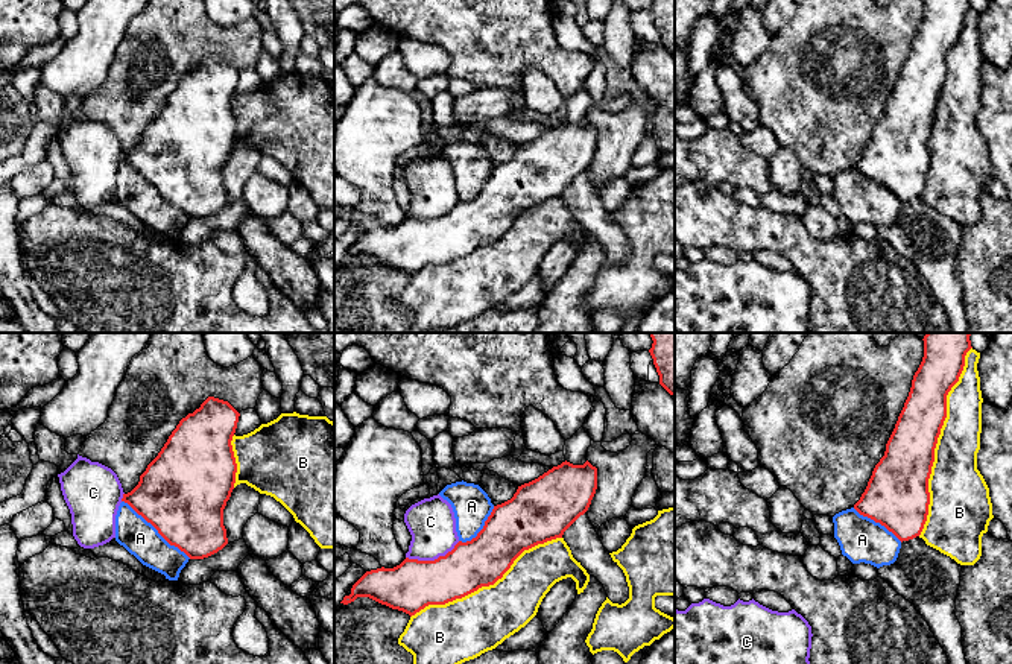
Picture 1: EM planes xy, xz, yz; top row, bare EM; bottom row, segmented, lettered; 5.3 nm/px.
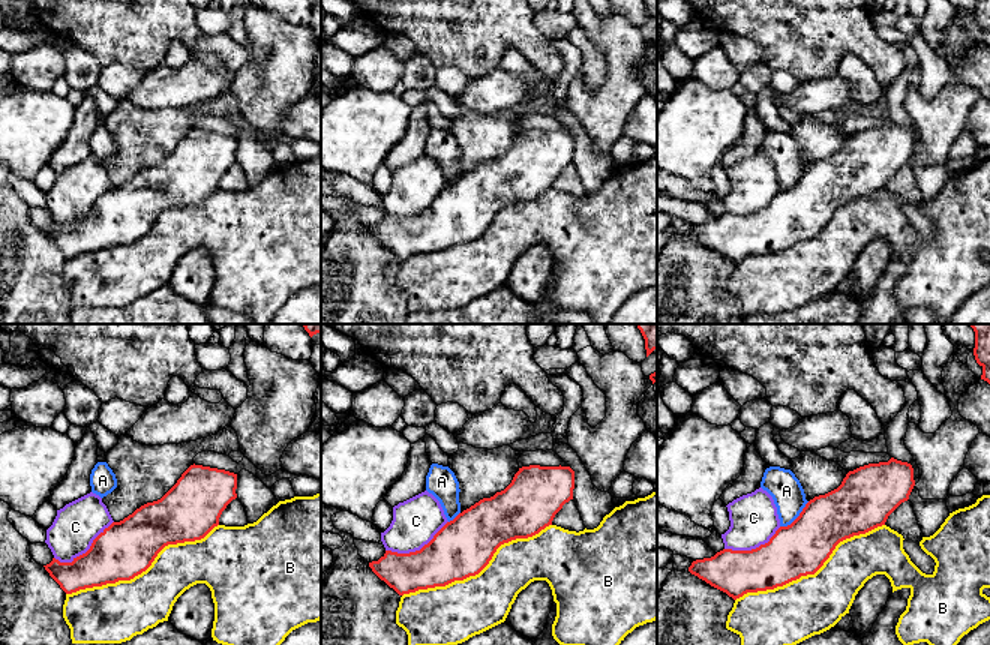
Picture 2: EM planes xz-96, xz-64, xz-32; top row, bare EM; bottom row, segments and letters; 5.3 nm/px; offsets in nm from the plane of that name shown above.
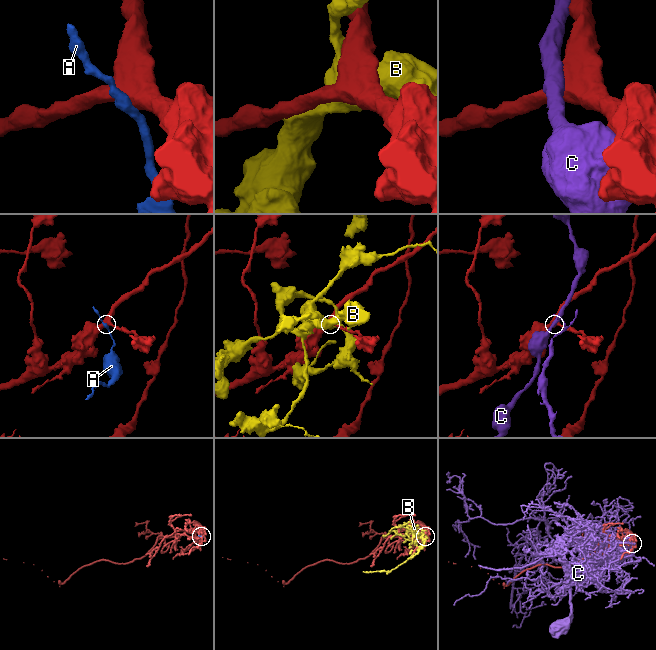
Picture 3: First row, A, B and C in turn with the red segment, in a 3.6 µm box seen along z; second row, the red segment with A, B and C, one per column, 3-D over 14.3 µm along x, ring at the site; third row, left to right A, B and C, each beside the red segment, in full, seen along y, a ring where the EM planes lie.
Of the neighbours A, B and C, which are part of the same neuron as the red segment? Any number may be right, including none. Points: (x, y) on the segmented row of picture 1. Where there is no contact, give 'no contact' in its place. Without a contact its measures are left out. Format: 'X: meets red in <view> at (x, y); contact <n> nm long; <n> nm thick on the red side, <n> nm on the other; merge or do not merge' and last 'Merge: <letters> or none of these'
A: meets red in xy at (157, 529); contact 480 nm long; 460 nm thick on the red side, 190 nm on the other; do not merge
B: meets red in yz at (936, 441); contact 1050 nm long; 280 nm thick on the red side, 280 nm on the other; do not merge
C: meets red in xz at (432, 561); contact 300 nm long; 260 nm thick on the red side, 260 nm on the other; do not merge
Merge: none of these

